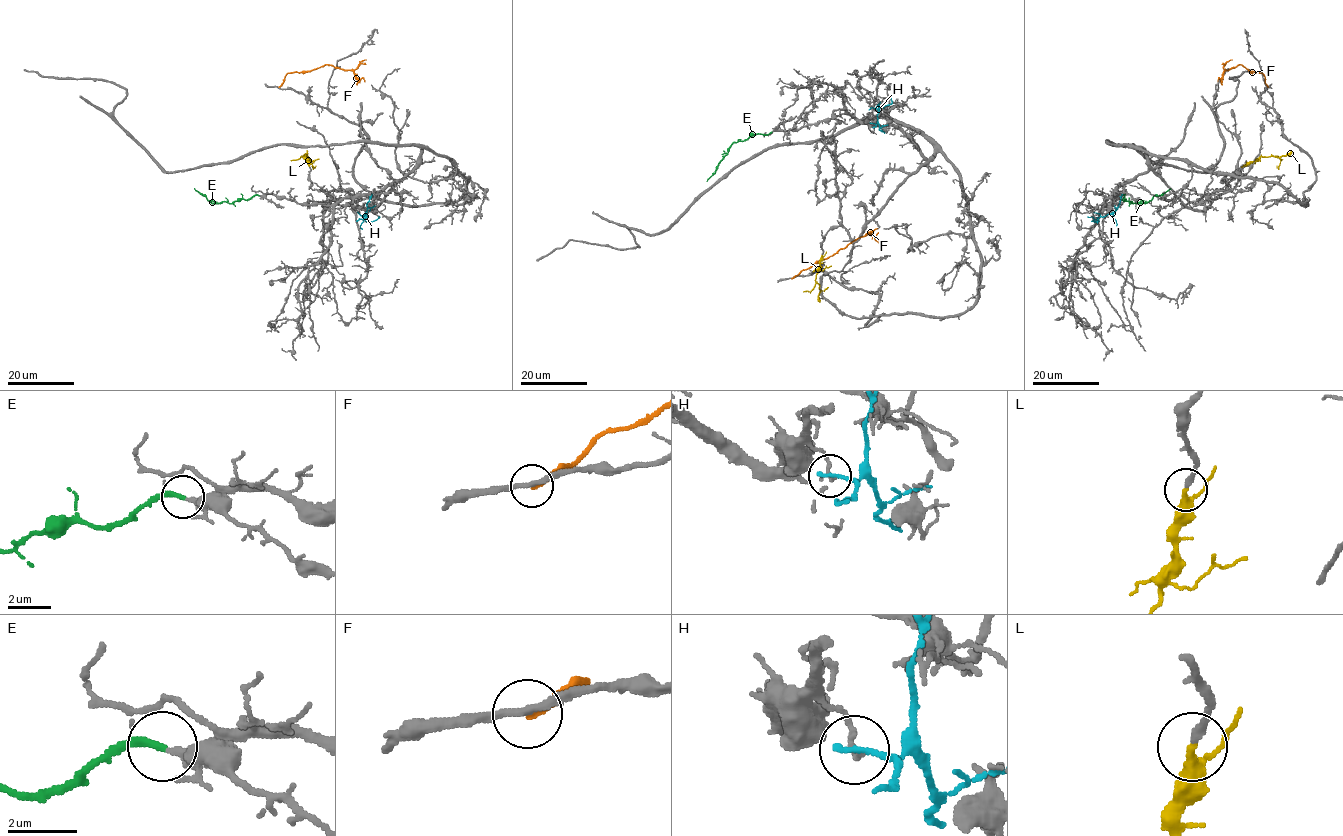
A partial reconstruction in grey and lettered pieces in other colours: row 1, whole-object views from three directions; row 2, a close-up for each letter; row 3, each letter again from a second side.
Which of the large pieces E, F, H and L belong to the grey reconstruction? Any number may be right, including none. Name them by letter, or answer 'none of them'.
E, L

